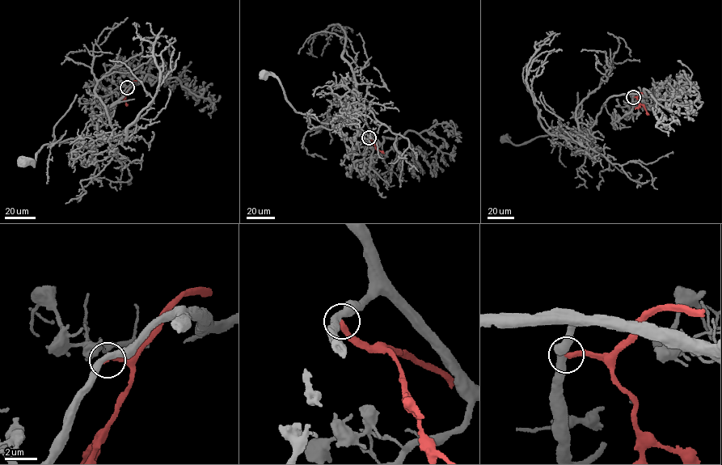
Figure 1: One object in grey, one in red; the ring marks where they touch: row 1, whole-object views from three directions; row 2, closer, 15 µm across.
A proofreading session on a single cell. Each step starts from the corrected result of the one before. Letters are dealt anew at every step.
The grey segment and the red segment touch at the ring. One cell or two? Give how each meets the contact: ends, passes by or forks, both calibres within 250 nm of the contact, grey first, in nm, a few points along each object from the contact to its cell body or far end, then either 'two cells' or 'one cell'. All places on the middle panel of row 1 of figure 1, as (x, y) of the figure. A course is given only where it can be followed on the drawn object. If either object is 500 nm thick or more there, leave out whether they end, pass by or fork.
grey passes by; red ends; calibres 400 and 340 nm; course grey (369, 137), (358, 115), (344, 119), (356, 111), (344, 123), (320, 123), (297, 112), (277, 78), (263, 73); course red (369, 137), (376, 148), (384, 153); two cells

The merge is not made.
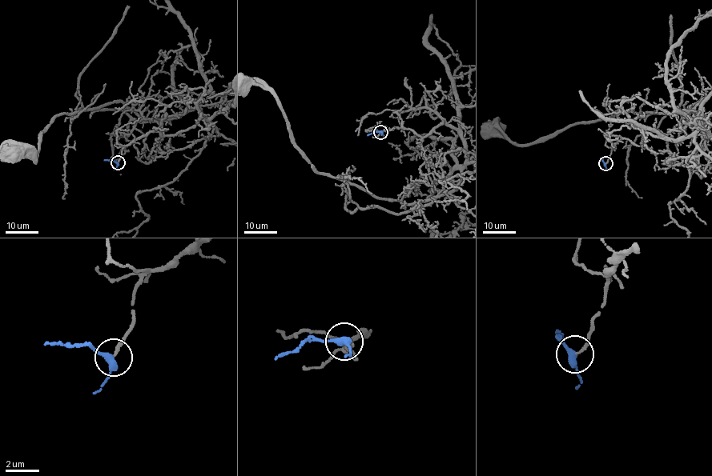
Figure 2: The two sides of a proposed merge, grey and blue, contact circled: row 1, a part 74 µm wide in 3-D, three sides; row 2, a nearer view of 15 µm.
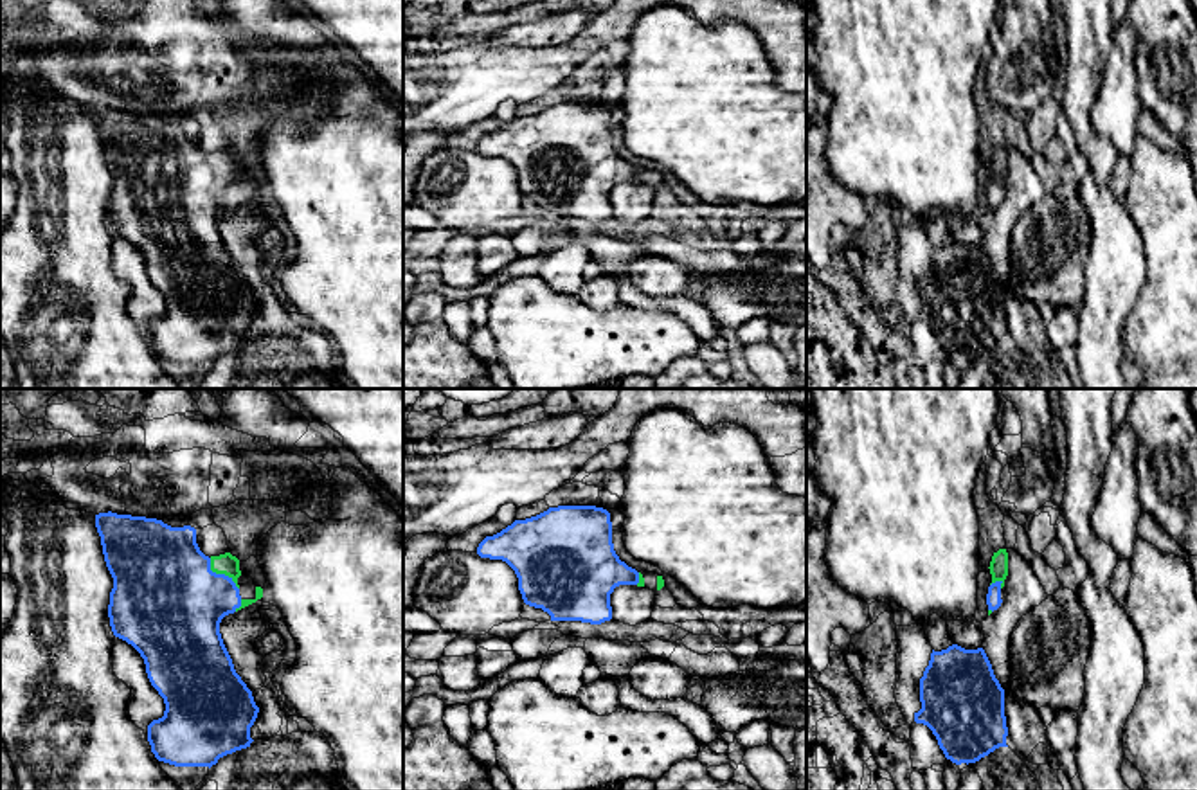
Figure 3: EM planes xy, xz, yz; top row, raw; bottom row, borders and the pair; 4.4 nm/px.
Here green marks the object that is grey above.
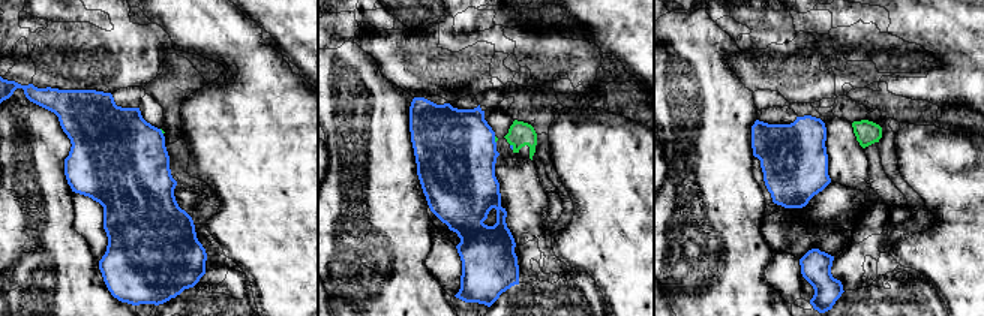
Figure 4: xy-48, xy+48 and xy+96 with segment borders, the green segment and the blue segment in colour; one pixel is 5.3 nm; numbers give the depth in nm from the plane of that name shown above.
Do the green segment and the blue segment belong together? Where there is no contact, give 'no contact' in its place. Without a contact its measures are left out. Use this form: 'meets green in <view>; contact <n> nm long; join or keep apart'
meets green in xy; contact 190 nm long; join

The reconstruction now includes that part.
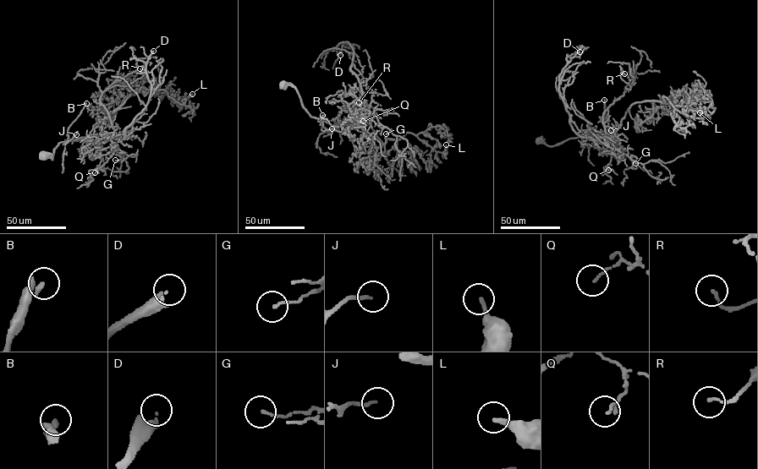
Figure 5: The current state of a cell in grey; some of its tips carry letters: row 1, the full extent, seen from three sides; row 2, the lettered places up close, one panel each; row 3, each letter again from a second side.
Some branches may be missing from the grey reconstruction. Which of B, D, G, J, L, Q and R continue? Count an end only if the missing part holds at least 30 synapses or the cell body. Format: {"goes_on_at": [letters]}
{"goes_on_at": ["B", "D"]}

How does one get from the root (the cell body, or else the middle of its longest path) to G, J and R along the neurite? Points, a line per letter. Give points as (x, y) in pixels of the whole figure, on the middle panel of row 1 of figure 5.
G: (283, 84), (294, 88), (311, 117), (346, 128), (360, 124), (365, 114), (371, 113), (390, 130), (386, 133)
J: (283, 84), (294, 88), (302, 105), (311, 117), (333, 126), (353, 127), (341, 132), (329, 129), (332, 128)
R: (283, 84), (333, 126), (360, 124), (359, 105), (346, 104), (337, 119), (359, 116), (359, 102)

